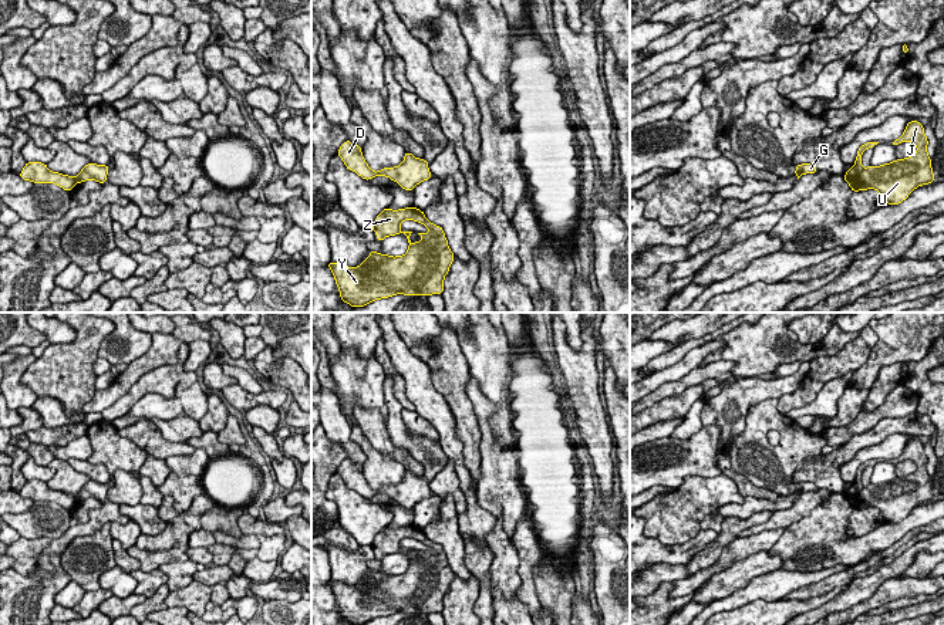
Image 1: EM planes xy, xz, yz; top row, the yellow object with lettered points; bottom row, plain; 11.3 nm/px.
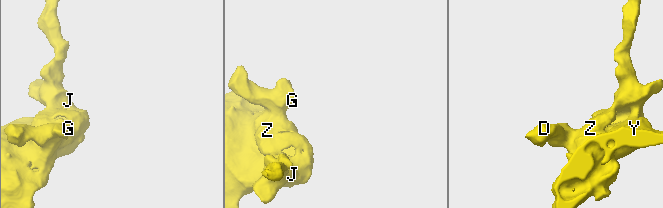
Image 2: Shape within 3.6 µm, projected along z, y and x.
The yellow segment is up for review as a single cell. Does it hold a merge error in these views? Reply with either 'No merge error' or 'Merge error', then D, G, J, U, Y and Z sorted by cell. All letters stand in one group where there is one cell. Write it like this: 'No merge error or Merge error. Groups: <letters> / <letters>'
No merge error. Groups: D G J U Y Z

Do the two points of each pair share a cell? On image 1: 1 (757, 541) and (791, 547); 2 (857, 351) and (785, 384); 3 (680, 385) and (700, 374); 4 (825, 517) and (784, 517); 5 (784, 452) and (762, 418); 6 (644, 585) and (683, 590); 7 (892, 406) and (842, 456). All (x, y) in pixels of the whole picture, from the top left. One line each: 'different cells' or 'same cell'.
1: different cells
2: different cells
3: same cell
4: different cells
5: same cell
6: different cells
7: different cells

